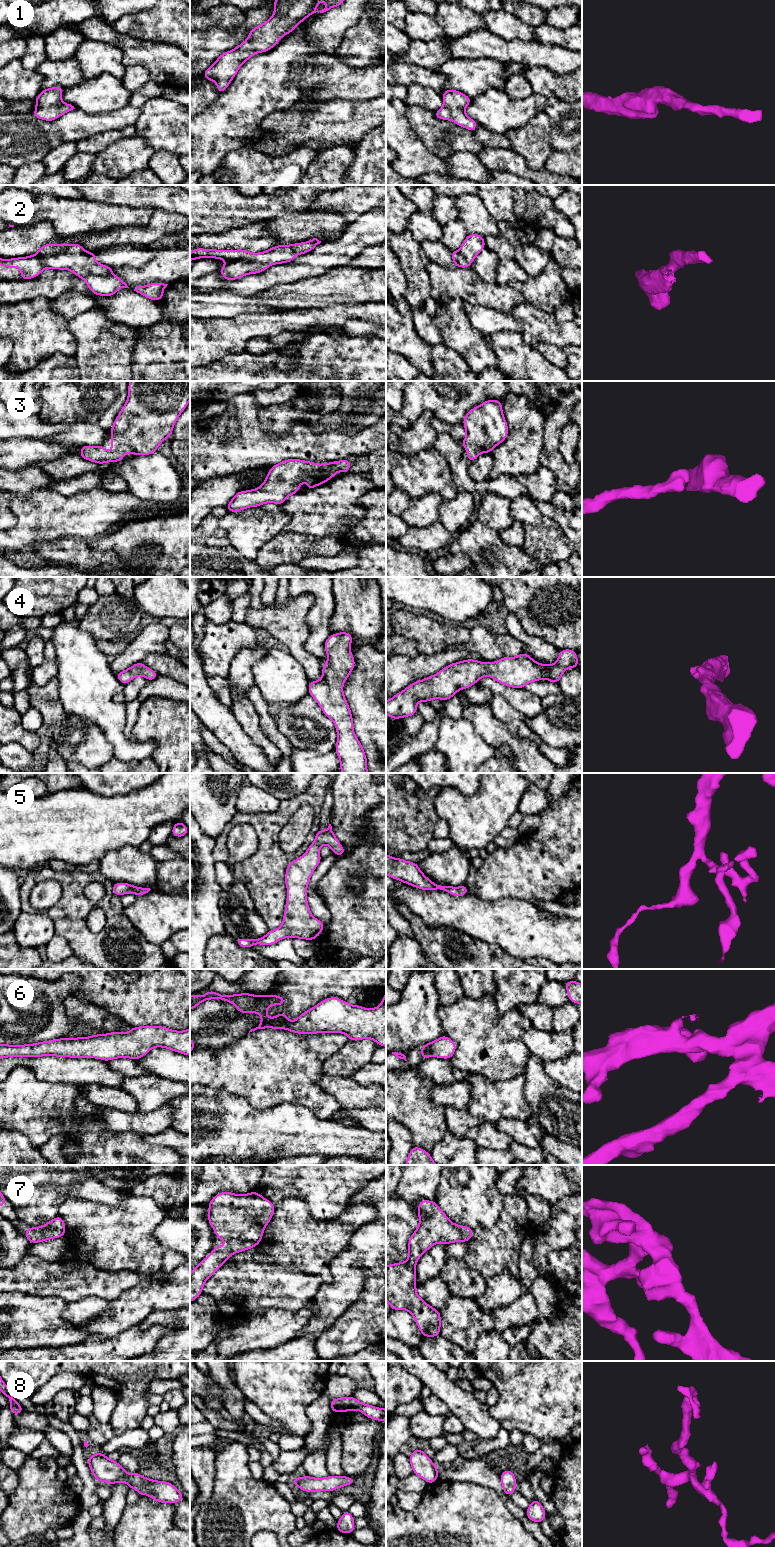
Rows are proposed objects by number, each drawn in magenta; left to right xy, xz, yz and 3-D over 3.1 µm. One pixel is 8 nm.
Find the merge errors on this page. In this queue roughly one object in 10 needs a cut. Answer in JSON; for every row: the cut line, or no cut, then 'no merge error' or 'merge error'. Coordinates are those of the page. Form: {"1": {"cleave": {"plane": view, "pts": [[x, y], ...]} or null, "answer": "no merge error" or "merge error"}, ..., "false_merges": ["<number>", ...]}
{"1": {"cleave": null, "answer": "no merge error"}, "2": {"cleave": null, "answer": "no merge error"}, "3": {"cleave": null, "answer": "no merge error"}, "4": {"cleave": null, "answer": "no merge error"}, "5": {"cleave": null, "answer": "no merge error"}, "6": {"cleave": null, "answer": "no merge error"}, "7": {"cleave": null, "answer": "no merge error"}, "8": {"cleave": null, "answer": "no merge error"}, "false_merges": []}

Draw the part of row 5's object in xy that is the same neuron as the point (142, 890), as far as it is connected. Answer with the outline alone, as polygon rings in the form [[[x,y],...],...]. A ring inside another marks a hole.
[[[124,882],[113,883],[112,887],[112,892],[120,897],[126,893],[133,893],[138,897],[148,893],[150,890],[150,888],[136,887],[132,884]]]

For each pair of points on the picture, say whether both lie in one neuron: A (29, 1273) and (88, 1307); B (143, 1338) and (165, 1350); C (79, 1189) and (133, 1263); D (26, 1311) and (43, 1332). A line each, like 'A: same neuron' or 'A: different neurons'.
A: different neurons
B: different neurons
C: different neurons
D: same neuron

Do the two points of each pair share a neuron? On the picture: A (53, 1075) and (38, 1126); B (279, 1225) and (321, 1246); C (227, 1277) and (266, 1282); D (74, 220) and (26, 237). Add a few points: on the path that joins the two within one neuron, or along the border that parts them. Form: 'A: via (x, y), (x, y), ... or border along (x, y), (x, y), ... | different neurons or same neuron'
A: border along (31, 1069), (40, 1080), (70, 1082), (74, 1085) | different neurons
B: via (289, 1235), (298, 1241), (311, 1244) | same neuron
C: via (237, 1278), (256, 1279) | same neuron
D: border along (37, 222), (48, 222), (64, 237), (75, 234) | different neurons

